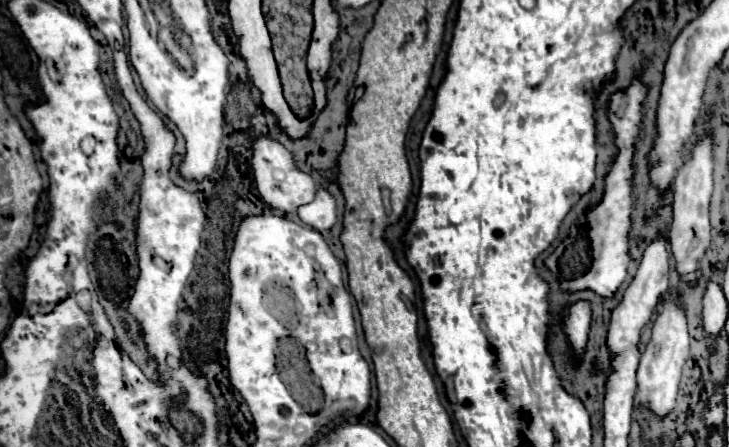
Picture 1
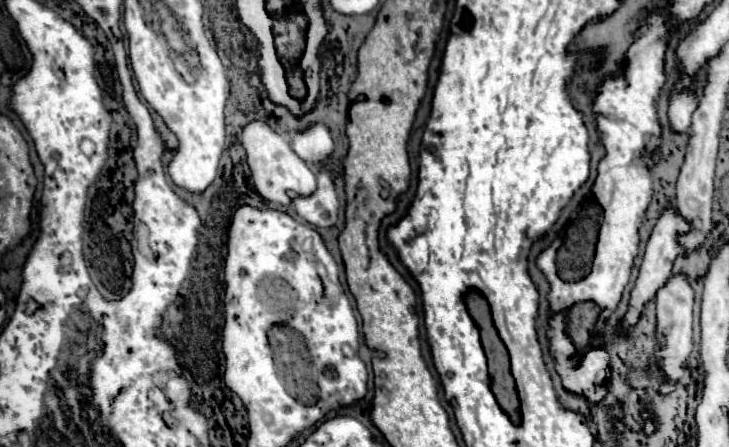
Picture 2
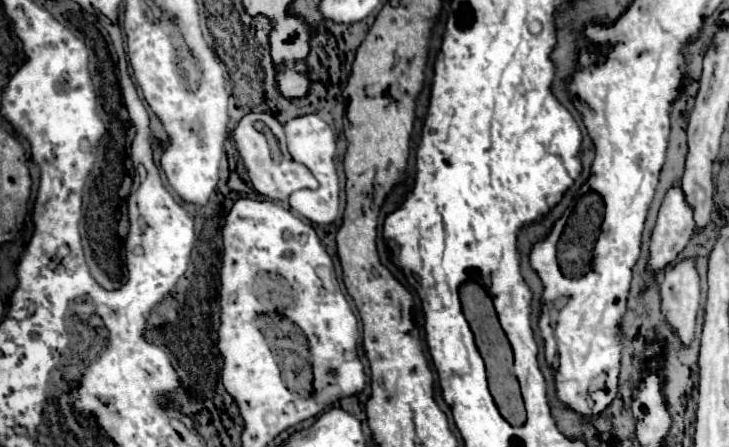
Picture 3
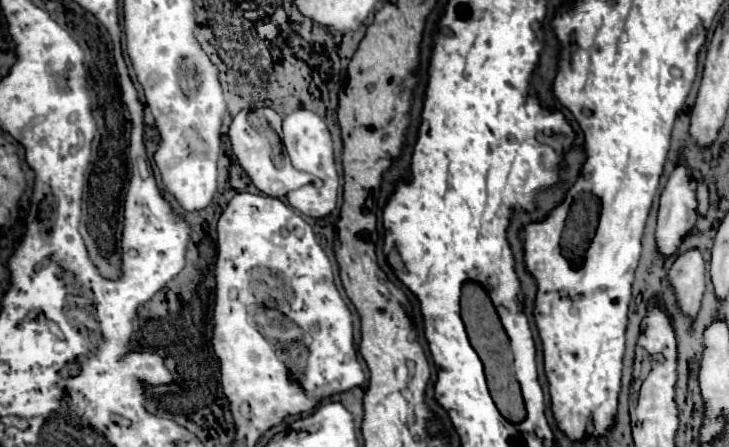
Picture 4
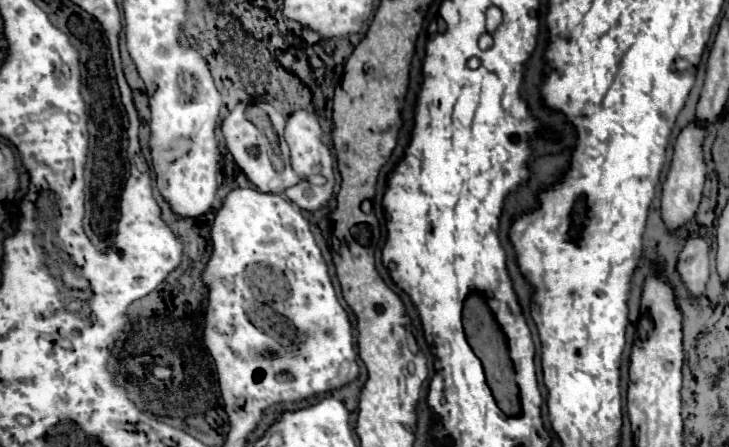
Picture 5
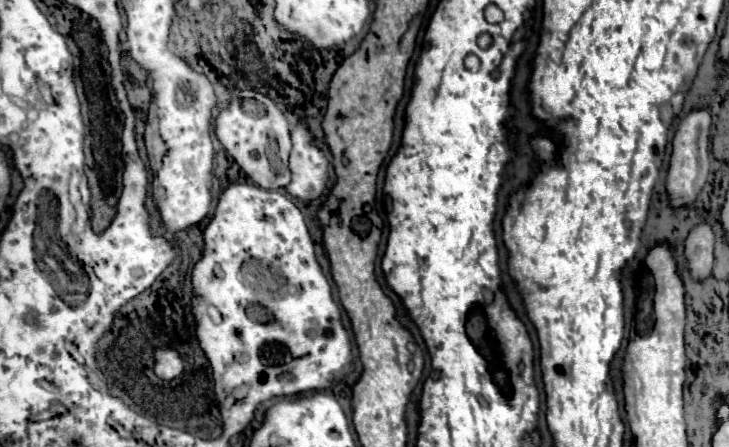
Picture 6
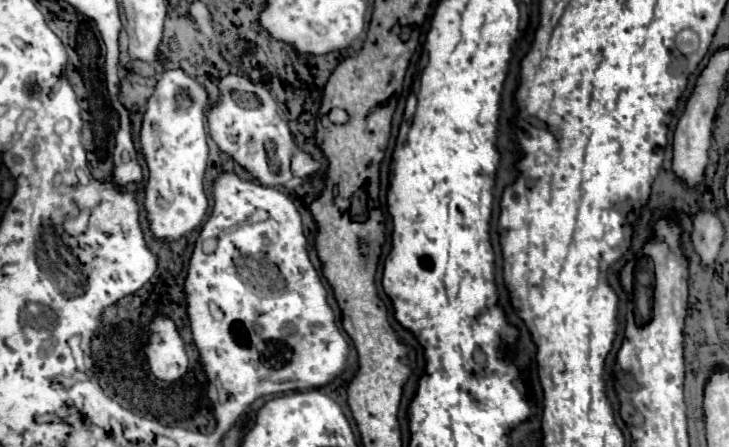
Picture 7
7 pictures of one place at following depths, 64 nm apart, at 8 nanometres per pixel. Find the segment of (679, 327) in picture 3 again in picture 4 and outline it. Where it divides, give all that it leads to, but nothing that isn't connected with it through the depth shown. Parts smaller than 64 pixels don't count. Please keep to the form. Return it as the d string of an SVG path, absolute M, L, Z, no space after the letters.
M690 248L684 254L680 254L670 266L668 278L676 290L680 308L686 314L696 316L706 286L706 262L702 250Z

